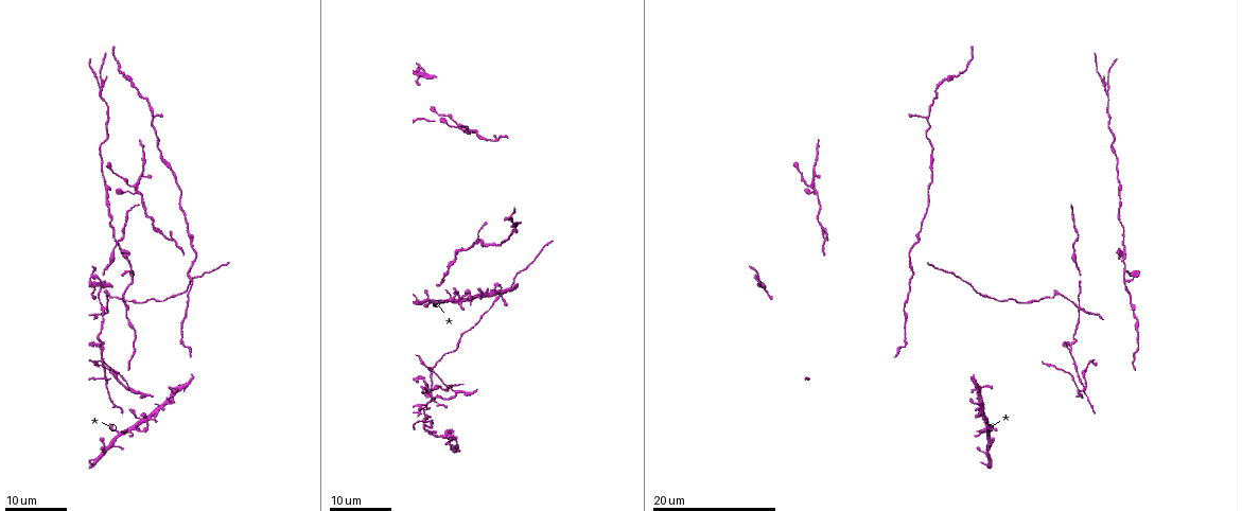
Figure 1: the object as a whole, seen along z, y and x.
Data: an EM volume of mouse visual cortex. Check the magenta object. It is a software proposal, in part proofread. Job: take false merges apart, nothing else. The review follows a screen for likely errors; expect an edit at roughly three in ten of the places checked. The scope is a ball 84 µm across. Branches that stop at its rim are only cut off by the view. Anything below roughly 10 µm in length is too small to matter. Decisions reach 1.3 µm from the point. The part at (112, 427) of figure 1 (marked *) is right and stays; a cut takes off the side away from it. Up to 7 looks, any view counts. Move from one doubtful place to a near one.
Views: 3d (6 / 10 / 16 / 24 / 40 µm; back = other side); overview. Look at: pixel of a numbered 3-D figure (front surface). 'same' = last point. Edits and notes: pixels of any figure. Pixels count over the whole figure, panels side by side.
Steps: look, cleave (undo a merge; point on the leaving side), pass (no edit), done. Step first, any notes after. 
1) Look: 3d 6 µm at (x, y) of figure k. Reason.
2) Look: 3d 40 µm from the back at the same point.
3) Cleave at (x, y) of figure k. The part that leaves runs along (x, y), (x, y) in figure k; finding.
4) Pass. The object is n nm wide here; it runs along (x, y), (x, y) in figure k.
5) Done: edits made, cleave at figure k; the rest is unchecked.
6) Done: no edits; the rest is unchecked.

Look: 3d 24 µm at (426, 395) of figure 1. Four arms meet.

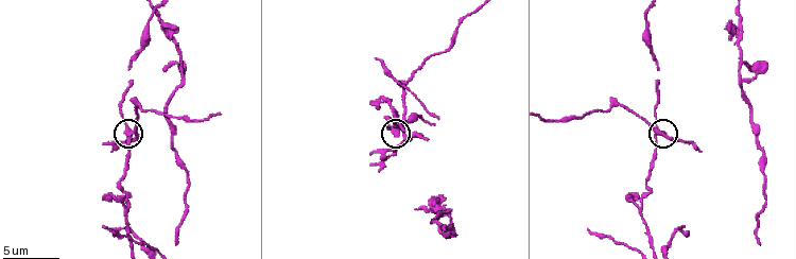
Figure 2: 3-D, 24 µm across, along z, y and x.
Look: 3d 6 µm at (126, 130) of figure 2. Zoom in.

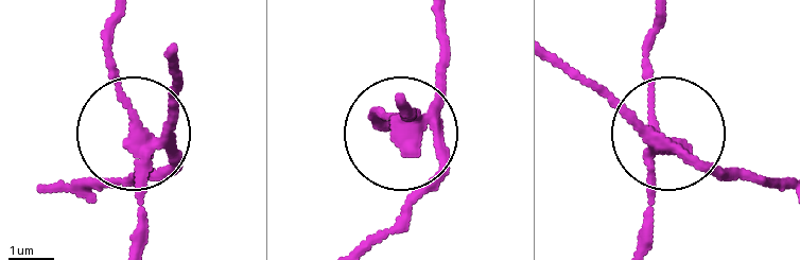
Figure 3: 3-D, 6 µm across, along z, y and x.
Cleave at (169, 168) of figure 3. 4 arms meet here; a second neuron is stuck on.

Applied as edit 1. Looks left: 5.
Look: 3d 6 µm at (437, 210) of figure 2. Thin arm on a thick one.

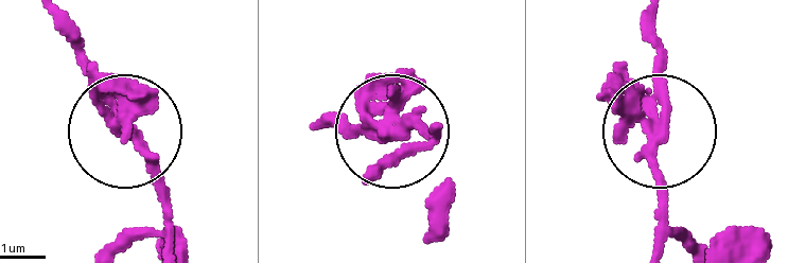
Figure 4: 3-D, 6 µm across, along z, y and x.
Pass. Continuous, no second neuron.

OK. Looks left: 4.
Look: 3d 16 µm at (422, 419) of figure 1.

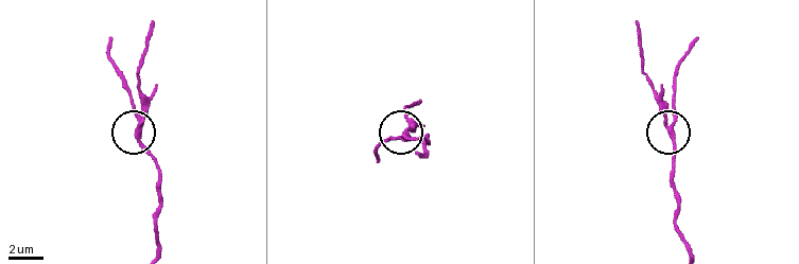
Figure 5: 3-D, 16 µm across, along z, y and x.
Look: 3d 6 µm at (137, 138) of figure 5.

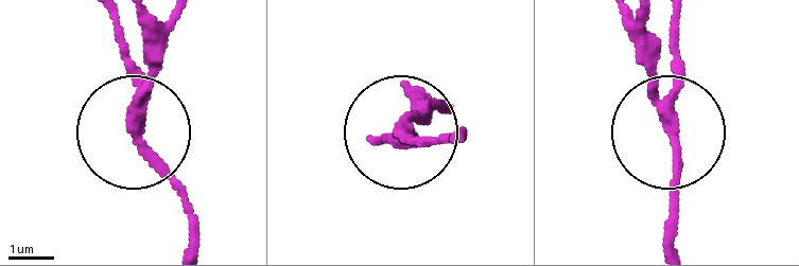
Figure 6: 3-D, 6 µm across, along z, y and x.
Pass. 3 arms meet here; all the same neuron.

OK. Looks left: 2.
Done: edits made, cleave at figure 3; the rest is unchecked.

